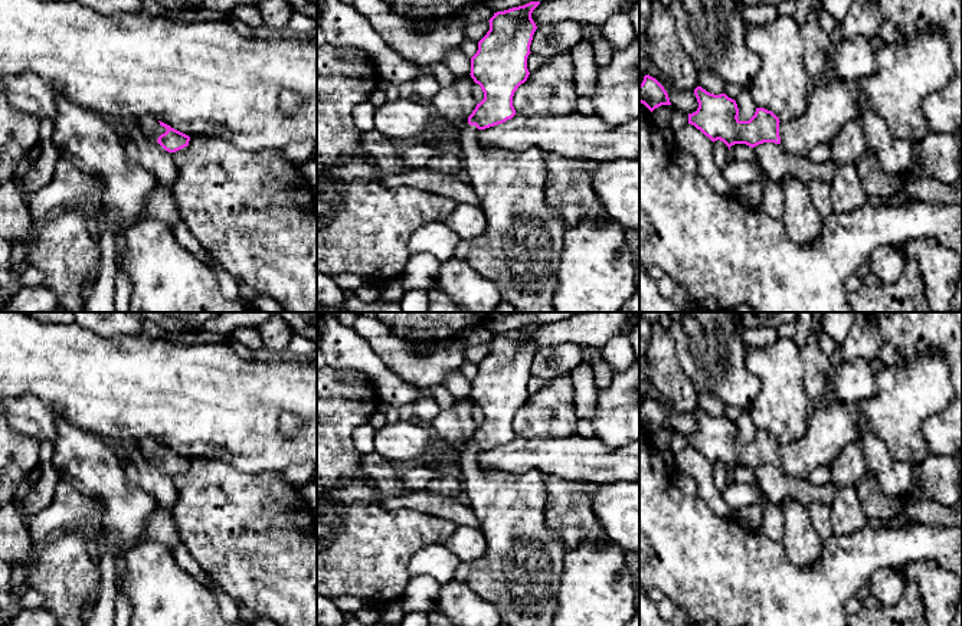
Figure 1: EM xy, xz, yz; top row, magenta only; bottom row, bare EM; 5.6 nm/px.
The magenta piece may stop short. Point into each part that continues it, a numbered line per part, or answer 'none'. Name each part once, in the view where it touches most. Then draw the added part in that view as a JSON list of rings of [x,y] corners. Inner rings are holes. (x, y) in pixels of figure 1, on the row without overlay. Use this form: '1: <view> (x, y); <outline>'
1: xy (149, 448); [[[153,437],[138,440],[138,448],[141,455],[156,465],[158,459],[167,453]]]

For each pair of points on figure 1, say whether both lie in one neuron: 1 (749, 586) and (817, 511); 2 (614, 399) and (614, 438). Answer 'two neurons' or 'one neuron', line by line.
1: two neurons
2: one neuron

